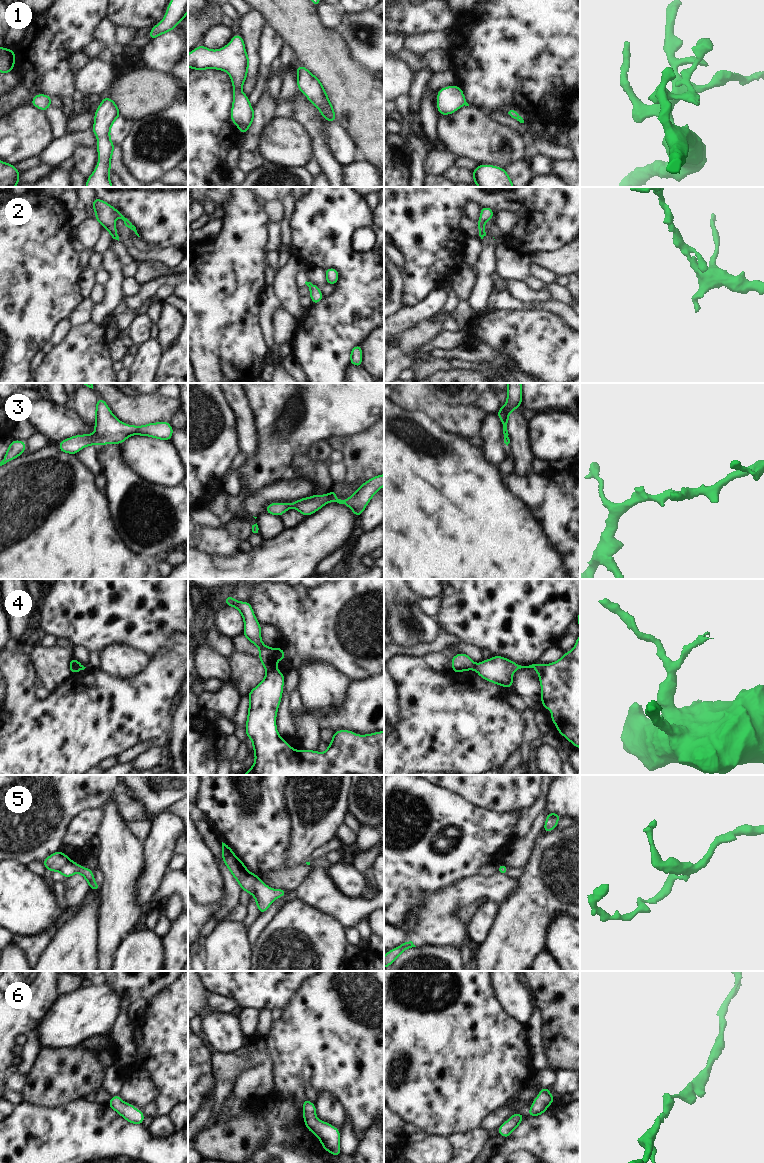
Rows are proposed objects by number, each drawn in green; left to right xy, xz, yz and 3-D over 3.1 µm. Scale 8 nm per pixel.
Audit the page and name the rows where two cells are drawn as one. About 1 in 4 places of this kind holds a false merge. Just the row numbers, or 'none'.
4

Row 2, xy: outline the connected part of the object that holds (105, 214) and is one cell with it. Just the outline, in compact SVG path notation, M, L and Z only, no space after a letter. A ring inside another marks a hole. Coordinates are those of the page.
M95 198L93 200L92 208L95 210L95 219L101 224L102 227L105 227L108 230L113 239L119 241L117 228L114 224L114 221L117 217L121 217L123 219L124 227L133 230L135 234L140 237L137 233L136 227L132 224L132 222L109 203L106 203L99 198Z

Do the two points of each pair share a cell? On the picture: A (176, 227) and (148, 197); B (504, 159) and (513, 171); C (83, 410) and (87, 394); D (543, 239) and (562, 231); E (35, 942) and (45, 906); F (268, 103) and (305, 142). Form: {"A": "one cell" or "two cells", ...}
{"A": "one cell", "B": "two cells", "C": "one cell", "D": "one cell", "E": "two cells", "F": "two cells"}

